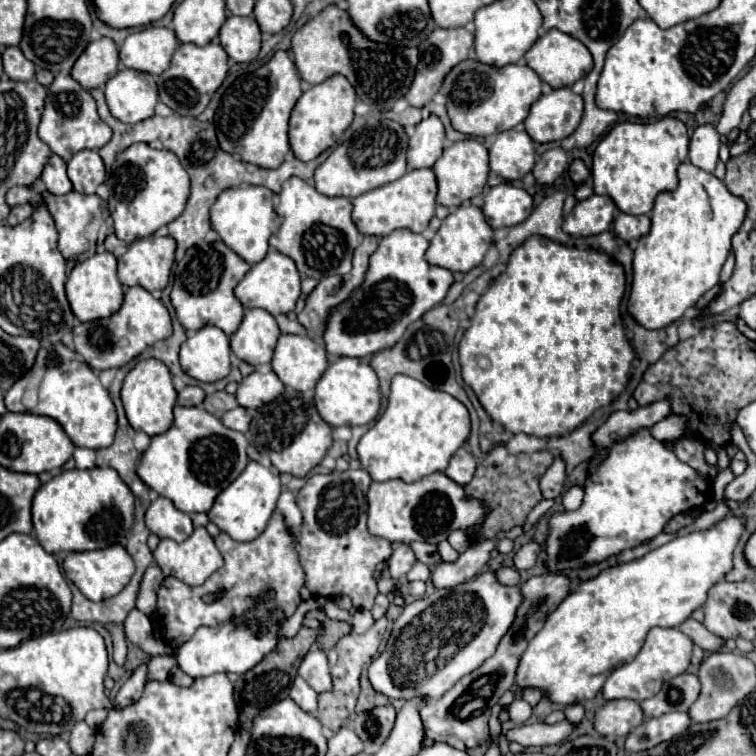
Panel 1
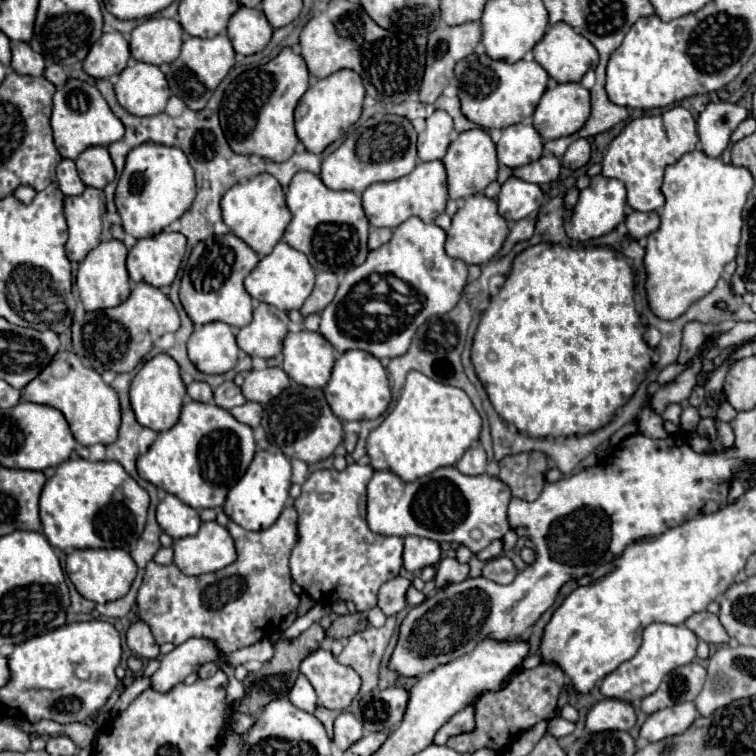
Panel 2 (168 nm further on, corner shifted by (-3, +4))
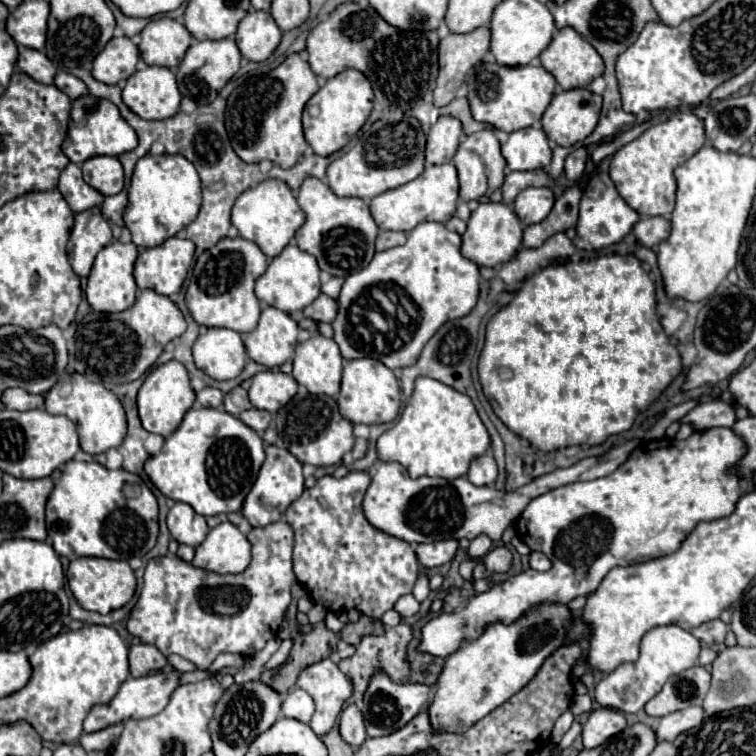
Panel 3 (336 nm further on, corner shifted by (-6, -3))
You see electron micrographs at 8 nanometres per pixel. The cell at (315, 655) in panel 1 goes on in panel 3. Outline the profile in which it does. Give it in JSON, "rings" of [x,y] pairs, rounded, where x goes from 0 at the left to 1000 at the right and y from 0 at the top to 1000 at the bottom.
{"rings":[[[426,872],[405,882],[394,903],[407,914],[418,930],[418,943],[410,954],[410,962],[418,972],[429,972],[444,956],[458,925],[468,917],[468,909],[458,893],[437,872]]]}

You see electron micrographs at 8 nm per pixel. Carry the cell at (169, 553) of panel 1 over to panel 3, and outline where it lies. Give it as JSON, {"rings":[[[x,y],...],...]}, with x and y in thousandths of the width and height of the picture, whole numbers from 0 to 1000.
{"rings":[[[304,689],[278,700],[272,713],[259,724],[254,747],[288,761],[320,758],[331,745],[331,718]]]}

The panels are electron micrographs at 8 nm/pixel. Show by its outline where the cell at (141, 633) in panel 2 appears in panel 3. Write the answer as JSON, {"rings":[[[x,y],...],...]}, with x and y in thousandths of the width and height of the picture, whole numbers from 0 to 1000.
{"rings":[[[196,851],[175,853],[169,872],[172,872],[172,890],[177,896],[188,896],[206,882],[220,882],[220,869],[204,853]]]}

